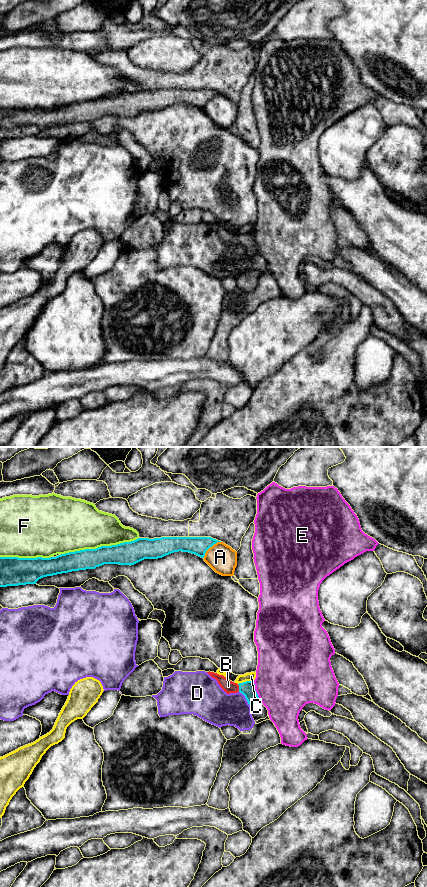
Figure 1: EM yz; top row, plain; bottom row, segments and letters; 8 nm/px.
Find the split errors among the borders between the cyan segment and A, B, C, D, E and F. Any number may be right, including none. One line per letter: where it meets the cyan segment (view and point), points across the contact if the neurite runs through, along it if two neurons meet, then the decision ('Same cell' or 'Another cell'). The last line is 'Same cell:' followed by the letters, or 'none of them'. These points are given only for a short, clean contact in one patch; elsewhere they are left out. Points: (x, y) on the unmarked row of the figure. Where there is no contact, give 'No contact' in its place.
A: Touches cyan at yz (209, 99). Boundary: yz (220, 93), (213, 96), (206, 103), (203, 110). Another cell
B: Touches cyan at yz (239, 240). Path across: yz (247, 240), (239, 240), (228, 238). Same cell
C: Touches cyan at yz (246, 233). Another cell
D: Touches cyan at yz (245, 249). Another cell
E: Touches cyan at yz (255, 243). Another cell
F: Touches cyan at yz (99, 99). Another cell
Same cell: B

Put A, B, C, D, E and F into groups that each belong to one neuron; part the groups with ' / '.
A / B / C / D / E / F

